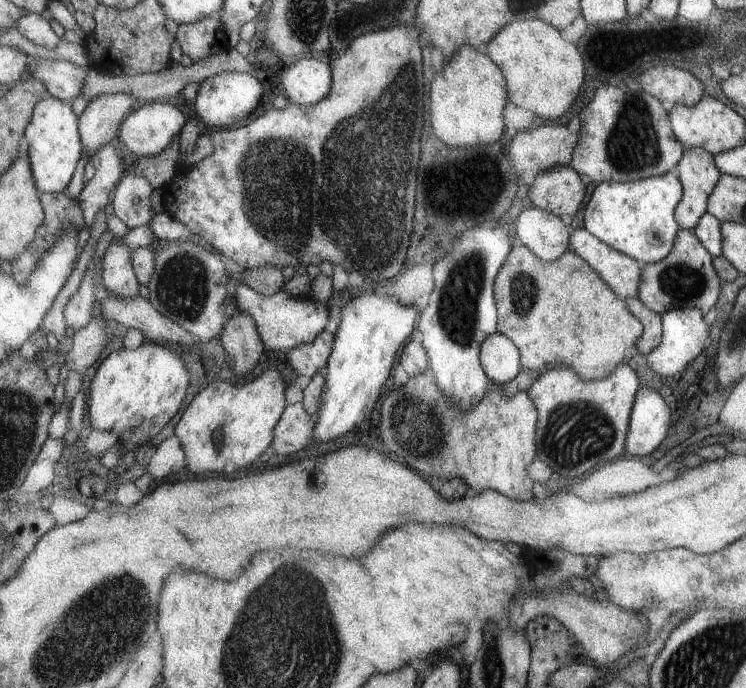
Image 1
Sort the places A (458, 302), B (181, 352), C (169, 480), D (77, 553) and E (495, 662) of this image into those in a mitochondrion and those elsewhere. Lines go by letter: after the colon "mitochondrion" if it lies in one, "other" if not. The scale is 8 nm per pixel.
A: mitochondrion
B: other
C: other
D: other
E: mitochondrion

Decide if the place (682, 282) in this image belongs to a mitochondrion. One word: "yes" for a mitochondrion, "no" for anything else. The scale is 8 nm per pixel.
yes

